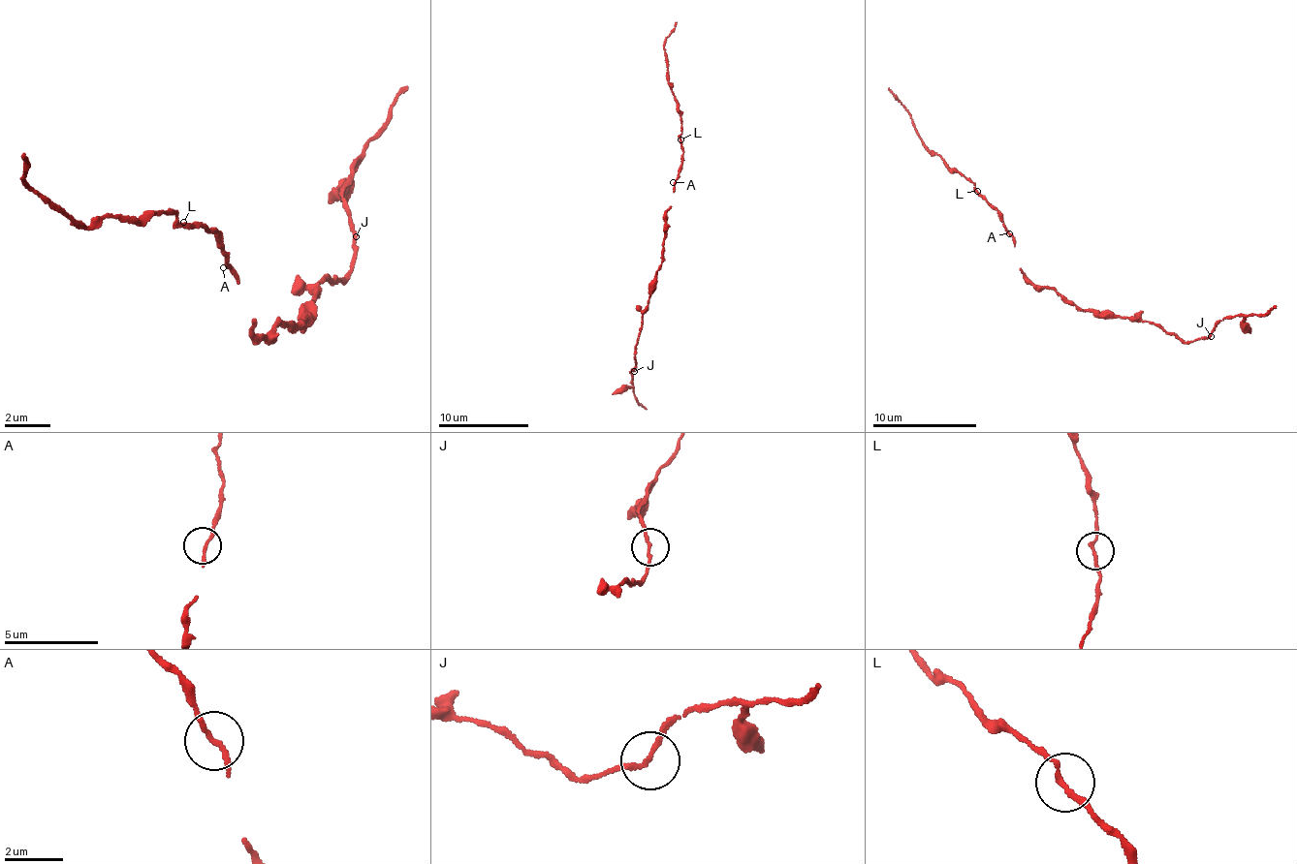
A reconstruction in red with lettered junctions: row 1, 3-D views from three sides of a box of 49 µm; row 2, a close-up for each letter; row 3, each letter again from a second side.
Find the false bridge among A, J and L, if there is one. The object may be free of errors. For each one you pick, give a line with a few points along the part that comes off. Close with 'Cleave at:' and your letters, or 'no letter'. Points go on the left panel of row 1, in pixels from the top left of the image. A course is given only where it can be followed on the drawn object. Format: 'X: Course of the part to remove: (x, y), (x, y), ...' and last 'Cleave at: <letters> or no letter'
Cleave at: no letter

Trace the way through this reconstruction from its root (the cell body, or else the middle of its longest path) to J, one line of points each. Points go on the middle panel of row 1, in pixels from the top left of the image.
J: (665, 232), (662, 266), (656, 271), (648, 310), (643, 315), (634, 371)

